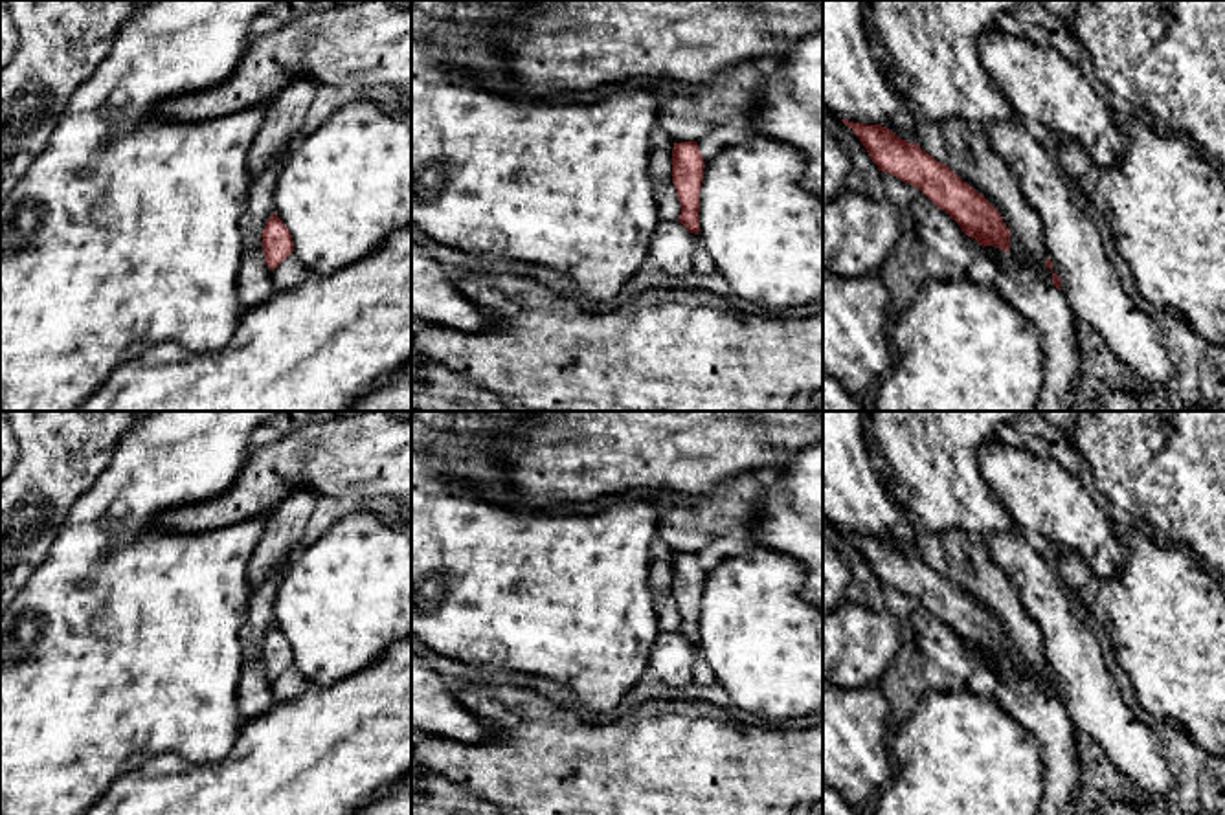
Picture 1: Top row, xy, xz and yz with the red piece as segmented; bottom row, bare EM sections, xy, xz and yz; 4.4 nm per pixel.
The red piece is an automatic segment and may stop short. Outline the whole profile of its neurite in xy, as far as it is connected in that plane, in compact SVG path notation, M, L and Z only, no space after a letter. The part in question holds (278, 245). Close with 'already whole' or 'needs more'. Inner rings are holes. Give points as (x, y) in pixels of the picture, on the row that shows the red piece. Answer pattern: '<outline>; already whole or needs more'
M275 213L263 229L263 251L270 270L275 270L294 251L292 235Z; already whole

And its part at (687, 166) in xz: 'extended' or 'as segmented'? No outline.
as segmented

